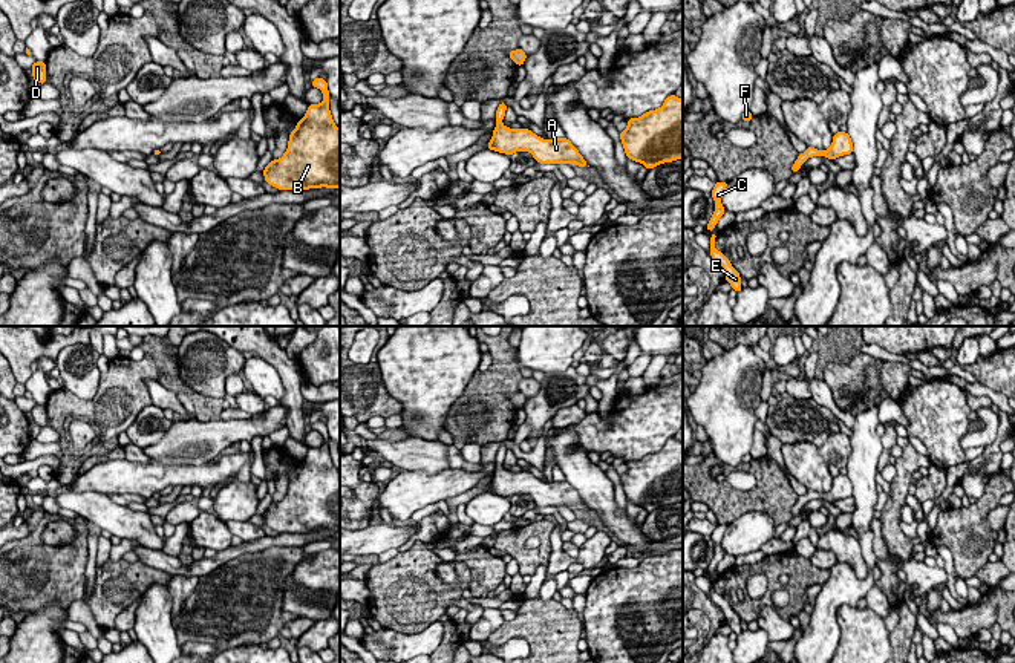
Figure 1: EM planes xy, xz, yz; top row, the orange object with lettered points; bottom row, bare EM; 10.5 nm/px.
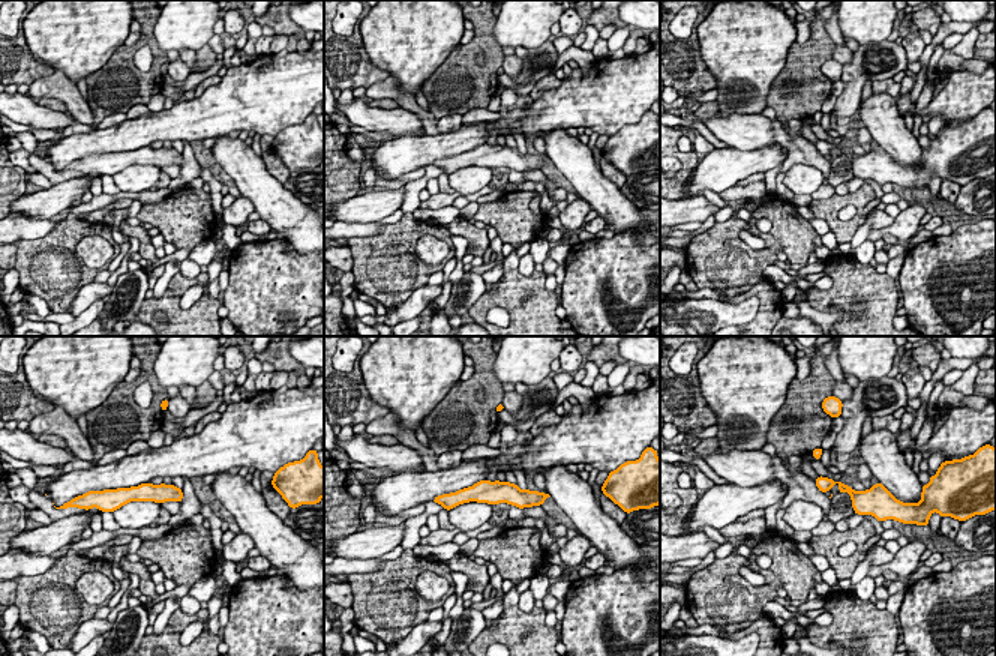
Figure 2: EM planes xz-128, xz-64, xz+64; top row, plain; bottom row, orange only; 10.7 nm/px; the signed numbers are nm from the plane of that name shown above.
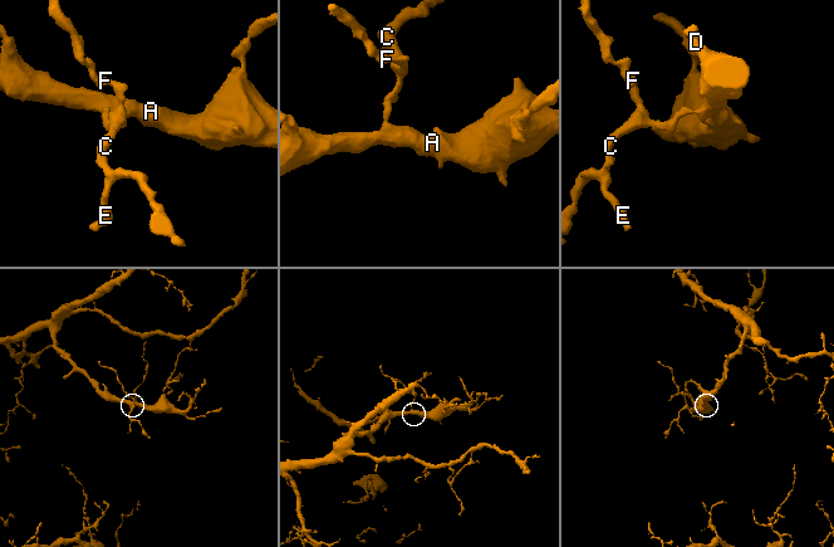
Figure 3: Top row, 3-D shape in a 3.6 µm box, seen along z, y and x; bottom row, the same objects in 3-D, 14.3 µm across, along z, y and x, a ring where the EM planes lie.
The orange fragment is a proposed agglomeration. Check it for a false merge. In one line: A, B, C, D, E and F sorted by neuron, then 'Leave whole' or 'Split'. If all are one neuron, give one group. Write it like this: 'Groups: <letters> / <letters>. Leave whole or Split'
Groups: A B C D E F. Leave whole

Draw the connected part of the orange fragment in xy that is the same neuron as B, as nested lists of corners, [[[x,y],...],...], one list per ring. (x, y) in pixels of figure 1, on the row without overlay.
[[[323,421],[311,424],[325,443],[309,447],[303,461],[289,476],[282,501],[262,514],[265,525],[277,533],[340,531],[340,472],[329,453],[329,433]]]

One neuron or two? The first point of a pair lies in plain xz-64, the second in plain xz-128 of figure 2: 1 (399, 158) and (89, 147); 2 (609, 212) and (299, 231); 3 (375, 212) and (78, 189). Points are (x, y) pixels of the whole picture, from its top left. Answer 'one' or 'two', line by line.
1: one
2: one
3: one

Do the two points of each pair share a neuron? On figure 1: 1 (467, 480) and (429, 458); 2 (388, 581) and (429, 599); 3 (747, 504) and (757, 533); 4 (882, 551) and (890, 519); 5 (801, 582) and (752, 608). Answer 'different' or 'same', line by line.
1: different
2: same
3: different
4: different
5: same

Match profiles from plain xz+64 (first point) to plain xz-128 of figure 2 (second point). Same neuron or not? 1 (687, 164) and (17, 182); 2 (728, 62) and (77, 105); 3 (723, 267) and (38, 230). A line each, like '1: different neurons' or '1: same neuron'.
1: same neuron
2: different neurons
3: different neurons

